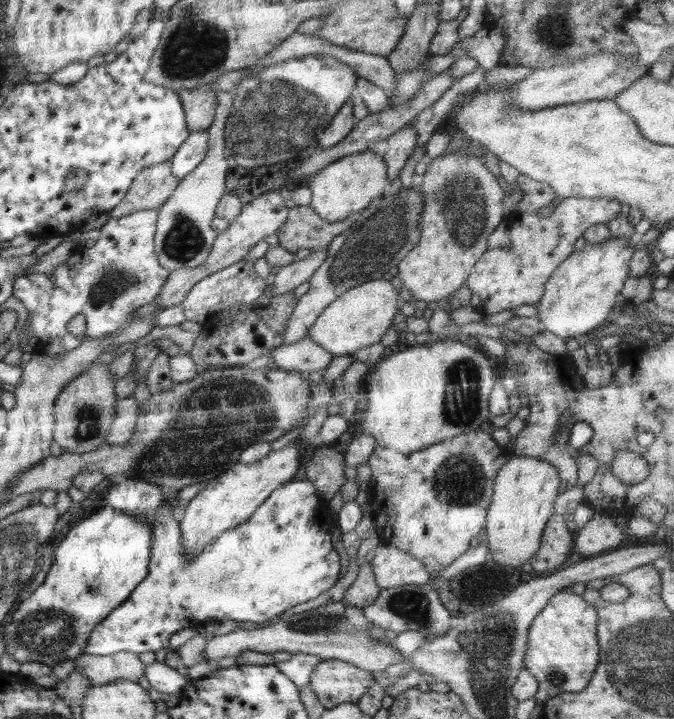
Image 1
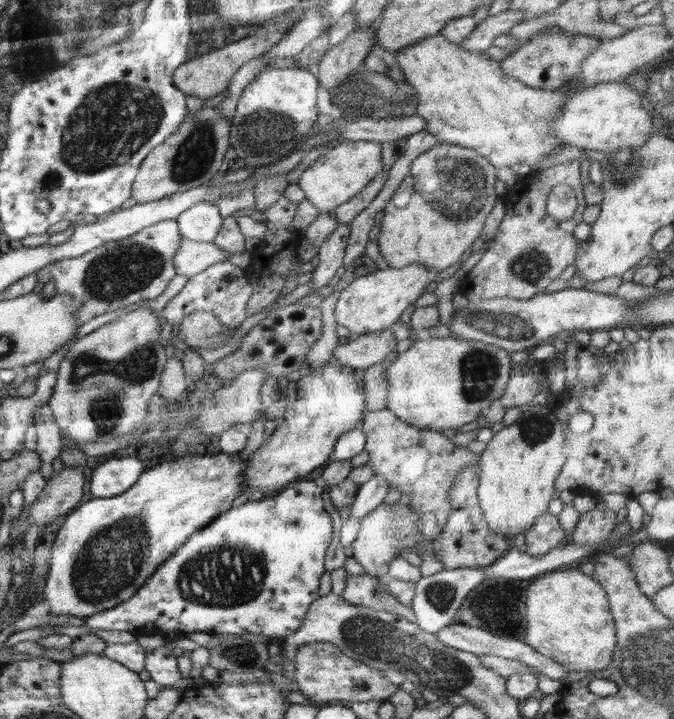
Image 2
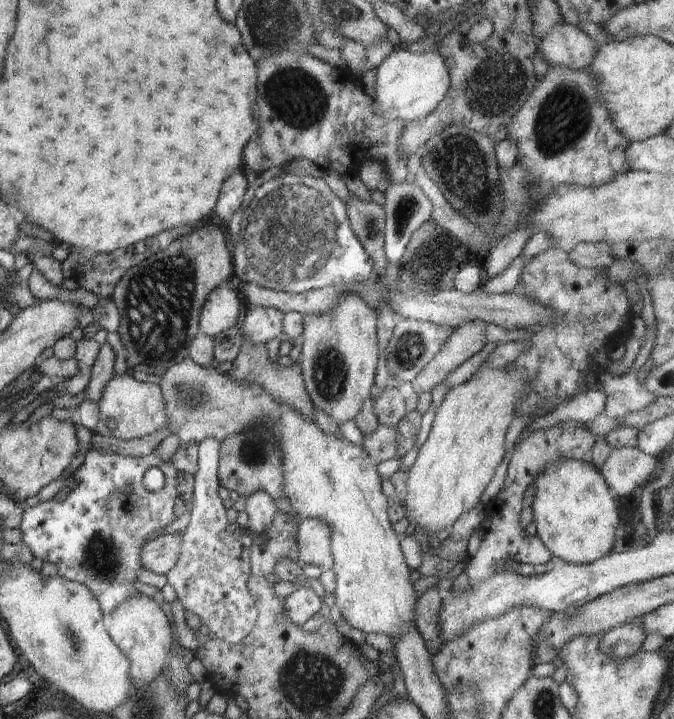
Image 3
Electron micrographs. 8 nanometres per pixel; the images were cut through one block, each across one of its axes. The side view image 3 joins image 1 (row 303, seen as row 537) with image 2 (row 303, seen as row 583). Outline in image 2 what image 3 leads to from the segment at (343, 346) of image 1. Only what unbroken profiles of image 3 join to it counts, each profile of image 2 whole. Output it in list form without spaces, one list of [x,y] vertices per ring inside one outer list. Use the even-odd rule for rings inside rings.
[[[408,264],[402,268],[378,269],[358,277],[342,294],[334,309],[336,322],[350,330],[352,336],[364,335],[391,328],[406,308],[422,296],[438,271],[422,264]]]

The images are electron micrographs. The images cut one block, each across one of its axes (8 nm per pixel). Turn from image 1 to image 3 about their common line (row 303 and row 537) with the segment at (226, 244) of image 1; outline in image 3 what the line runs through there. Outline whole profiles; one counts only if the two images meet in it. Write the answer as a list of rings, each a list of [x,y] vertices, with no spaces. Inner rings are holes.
[[[175,533],[152,538],[152,540],[143,547],[141,553],[143,568],[164,575],[171,569],[174,569],[178,561],[182,536],[182,533]]]

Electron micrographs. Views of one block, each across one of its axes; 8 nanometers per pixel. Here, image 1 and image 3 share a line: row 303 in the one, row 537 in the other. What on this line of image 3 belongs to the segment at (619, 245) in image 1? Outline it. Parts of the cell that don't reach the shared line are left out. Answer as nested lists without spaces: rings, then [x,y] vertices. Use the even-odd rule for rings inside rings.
[[[559,461],[536,479],[532,508],[537,536],[552,556],[572,565],[594,563],[610,554],[619,525],[618,504],[604,476],[586,461]]]

